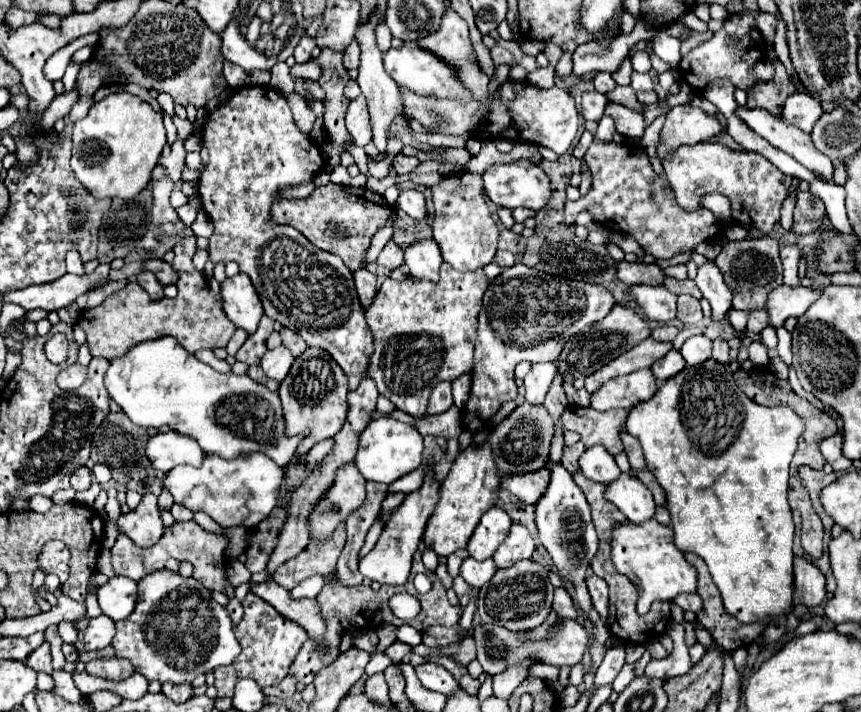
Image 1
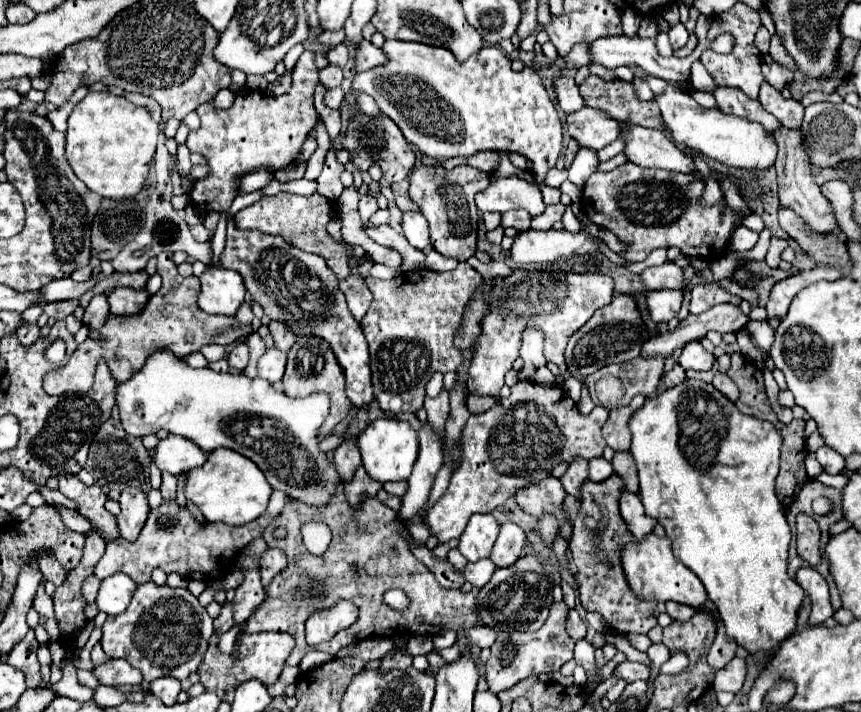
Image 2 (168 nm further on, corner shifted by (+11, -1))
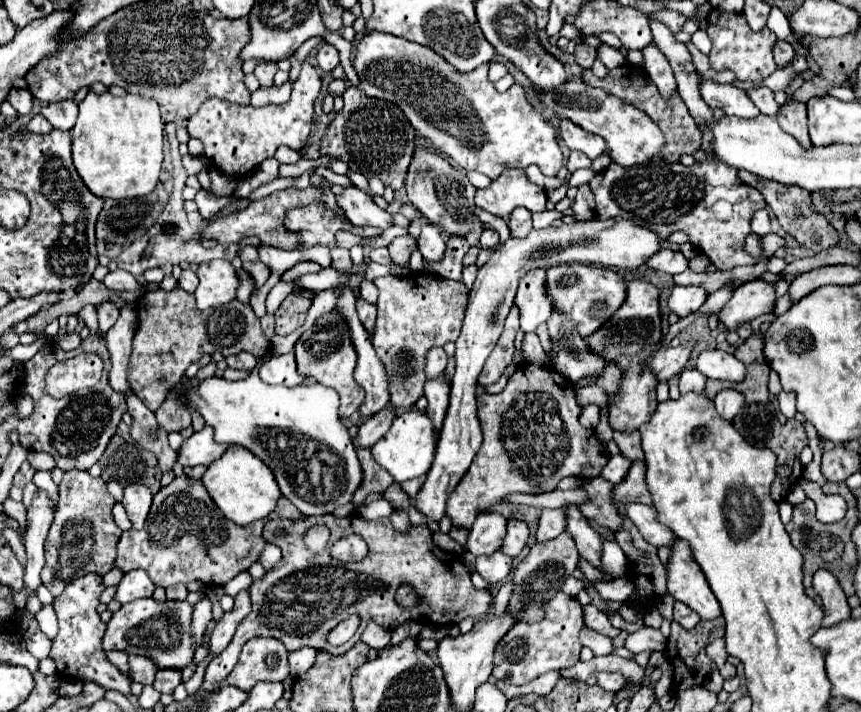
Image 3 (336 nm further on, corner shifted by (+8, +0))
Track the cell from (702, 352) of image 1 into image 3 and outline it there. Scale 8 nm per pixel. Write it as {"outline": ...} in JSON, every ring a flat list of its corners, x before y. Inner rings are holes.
{"outline":[[708,349,698,355,696,369,708,377,718,381,732,381,740,383,746,377,746,367,728,351,722,349]]}

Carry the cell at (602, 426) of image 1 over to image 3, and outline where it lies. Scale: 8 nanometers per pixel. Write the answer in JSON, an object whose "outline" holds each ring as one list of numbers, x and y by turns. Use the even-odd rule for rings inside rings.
{"outline":[[534,363,520,365,512,377,508,377,508,385,498,395,482,393,478,395,478,419,484,433,484,443,476,453,470,469,458,483,456,491,452,491,446,513,452,517,452,523,458,527,470,529,476,515,486,511,488,507,502,501,508,493,548,493,554,491,558,481,564,477,598,477,608,457,602,451,602,445,594,431,588,431,580,425,580,405,576,403,572,383,562,377,552,367,540,367]]}

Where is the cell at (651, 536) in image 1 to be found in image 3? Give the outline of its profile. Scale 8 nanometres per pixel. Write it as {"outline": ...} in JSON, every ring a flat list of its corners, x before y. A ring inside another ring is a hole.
{"outline":[[678,539,672,547,672,557,666,567,668,571,668,591,676,601,686,603,702,619,716,619,722,615,716,595,706,583,706,575,694,563,690,543]]}

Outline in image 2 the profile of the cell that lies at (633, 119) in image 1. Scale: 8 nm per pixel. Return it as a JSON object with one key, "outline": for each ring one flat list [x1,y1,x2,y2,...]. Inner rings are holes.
{"outline":[[585,106,579,112,567,116,567,128,569,136,575,138,579,146,601,150,619,136,621,122,607,116,605,112,599,112,597,108]]}

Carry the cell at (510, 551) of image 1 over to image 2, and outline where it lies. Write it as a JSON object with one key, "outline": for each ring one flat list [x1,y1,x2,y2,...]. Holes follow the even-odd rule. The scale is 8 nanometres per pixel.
{"outline":[[501,524,501,532,499,538,493,546,491,552,491,562,499,568,499,566,511,566,515,564,515,560,521,556,521,550,525,546,525,532,517,526,517,524]]}

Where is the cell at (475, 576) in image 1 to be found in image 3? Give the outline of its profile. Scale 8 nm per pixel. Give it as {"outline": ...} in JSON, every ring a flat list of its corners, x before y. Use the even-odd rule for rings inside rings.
{"outline":[[496,551,492,555,482,555,476,559,476,571,494,585,508,579,512,571,512,559,502,551]]}

